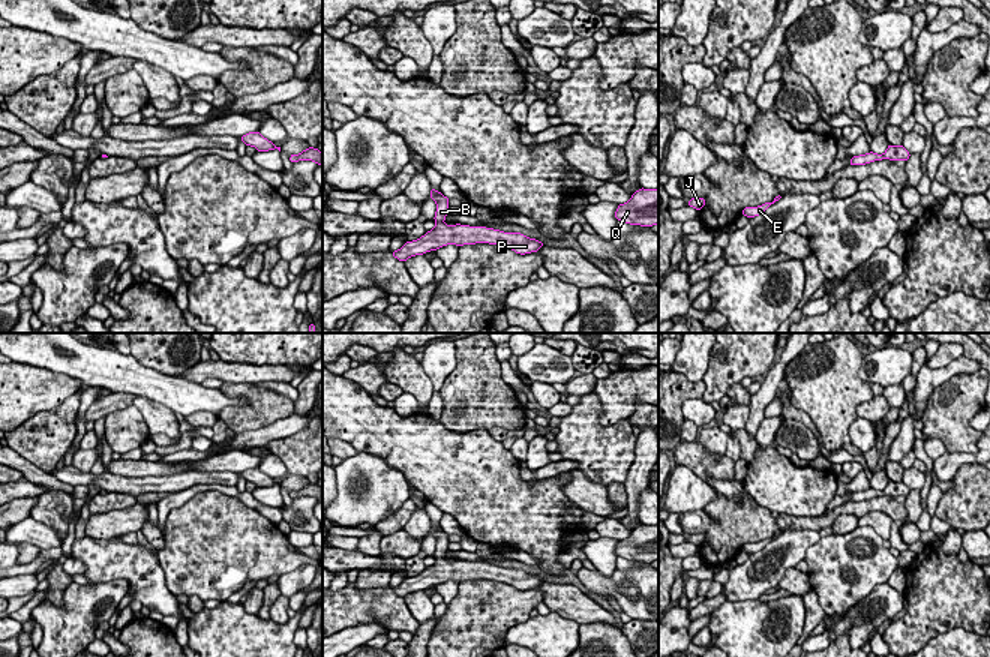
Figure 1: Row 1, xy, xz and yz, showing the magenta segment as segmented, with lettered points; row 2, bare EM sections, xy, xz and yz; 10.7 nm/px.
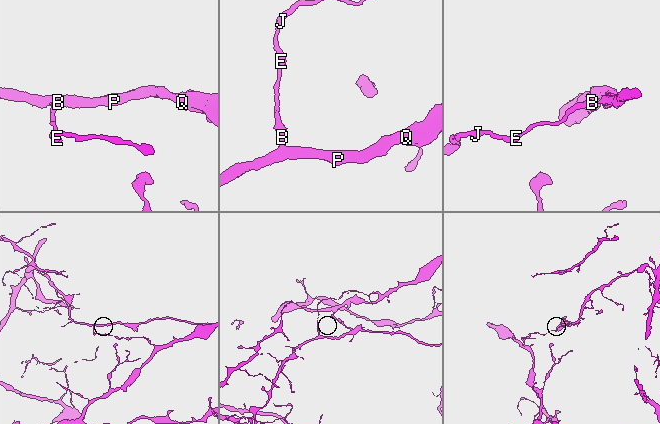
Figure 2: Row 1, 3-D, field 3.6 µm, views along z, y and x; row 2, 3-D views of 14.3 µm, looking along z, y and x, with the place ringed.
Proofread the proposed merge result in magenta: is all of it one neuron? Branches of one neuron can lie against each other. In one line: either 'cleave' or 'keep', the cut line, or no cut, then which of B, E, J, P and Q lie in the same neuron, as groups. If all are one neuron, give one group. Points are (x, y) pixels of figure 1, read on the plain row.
cleave | xz (437, 557), (443, 558) | B E J / P Q

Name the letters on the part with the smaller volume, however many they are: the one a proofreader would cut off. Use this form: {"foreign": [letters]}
{"foreign": ["P", "Q"]}

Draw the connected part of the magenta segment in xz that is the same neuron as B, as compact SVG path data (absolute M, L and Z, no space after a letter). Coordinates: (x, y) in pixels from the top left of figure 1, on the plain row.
M432 524L429 534L432 534L436 538L436 548L435 548L435 558L444 558L446 552L448 550L448 534L444 532L441 528L435 526Z

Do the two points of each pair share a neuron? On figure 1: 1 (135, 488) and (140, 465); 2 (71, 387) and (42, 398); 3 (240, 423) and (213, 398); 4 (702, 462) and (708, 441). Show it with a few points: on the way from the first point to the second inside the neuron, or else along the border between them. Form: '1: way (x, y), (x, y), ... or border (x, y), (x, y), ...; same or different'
1: border (105, 470), (122, 476), (173, 474); different
2: way (63, 387), (50, 390); same
3: border (248, 398), (246, 404), (225, 407), (216, 416); different
4: border (698, 441), (710, 452), (723, 455); different

